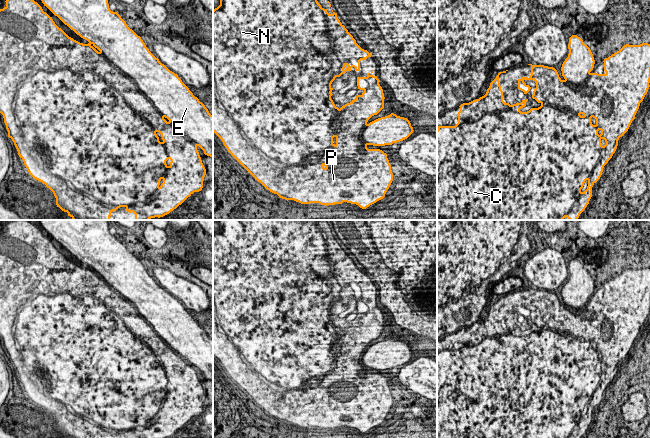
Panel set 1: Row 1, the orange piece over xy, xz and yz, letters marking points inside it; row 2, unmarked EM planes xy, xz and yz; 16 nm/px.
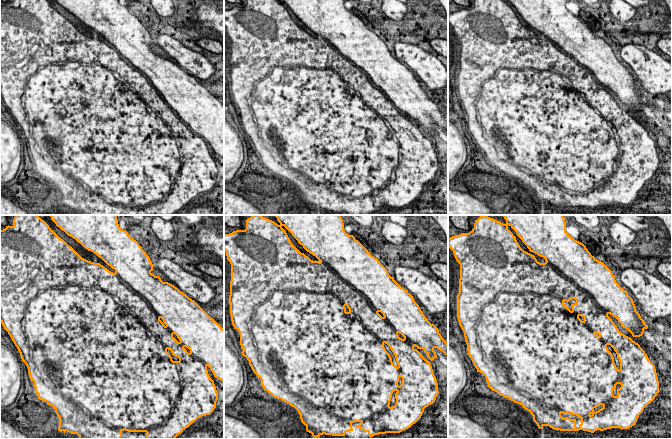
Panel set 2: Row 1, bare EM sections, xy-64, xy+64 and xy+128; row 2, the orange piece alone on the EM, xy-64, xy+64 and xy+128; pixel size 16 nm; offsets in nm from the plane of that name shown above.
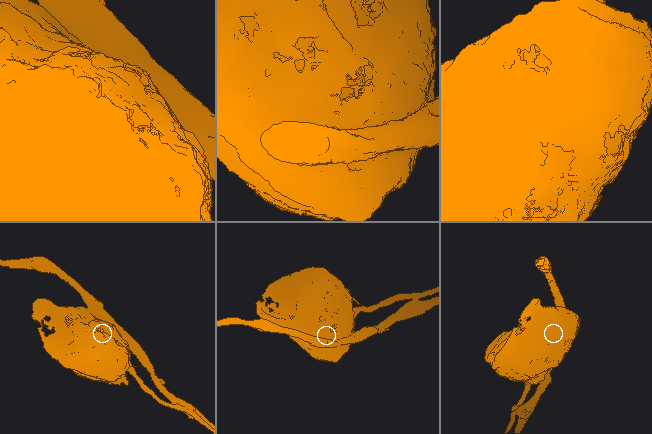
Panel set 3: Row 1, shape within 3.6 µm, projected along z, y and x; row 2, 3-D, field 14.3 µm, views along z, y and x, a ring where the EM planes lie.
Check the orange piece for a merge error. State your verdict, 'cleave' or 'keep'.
keep

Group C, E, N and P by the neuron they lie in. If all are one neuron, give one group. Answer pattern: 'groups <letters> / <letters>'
groups C E N P

